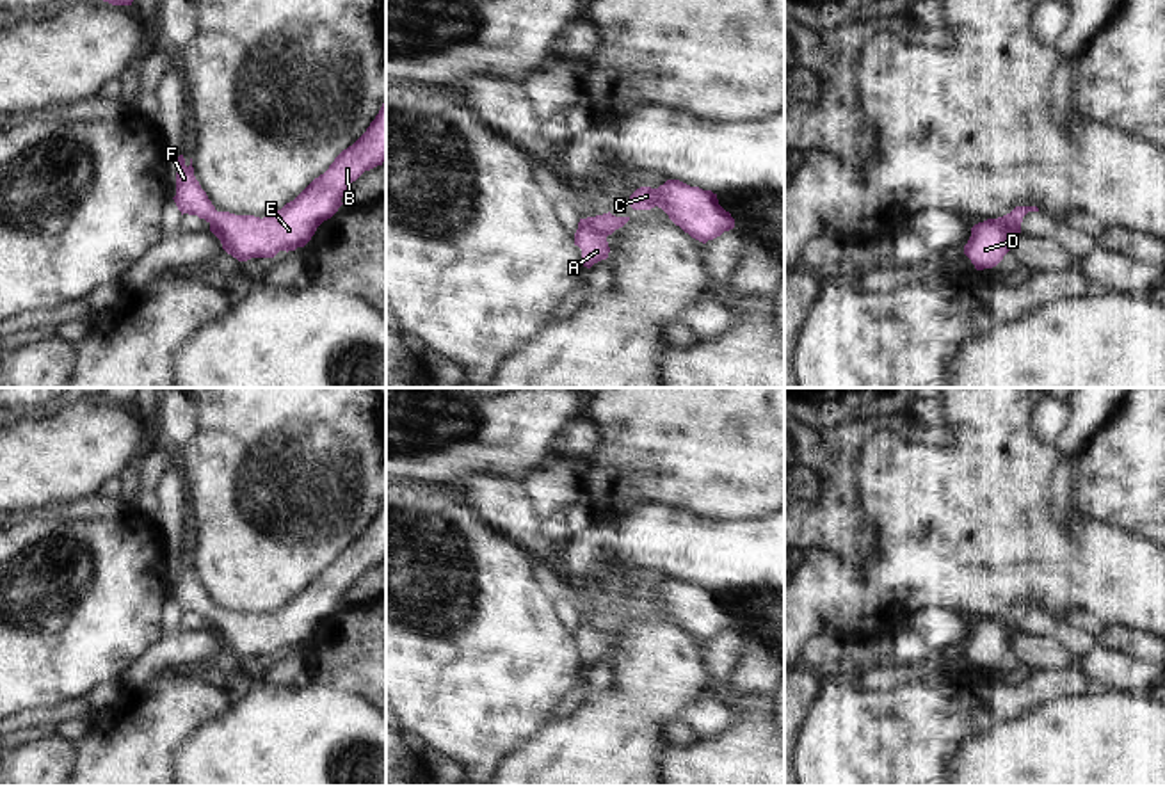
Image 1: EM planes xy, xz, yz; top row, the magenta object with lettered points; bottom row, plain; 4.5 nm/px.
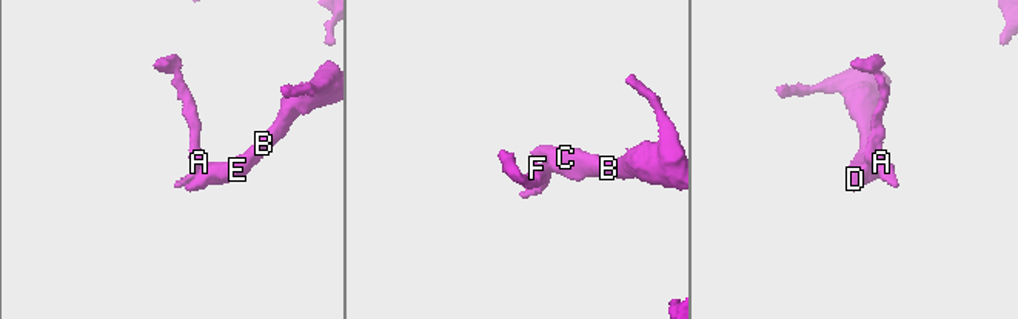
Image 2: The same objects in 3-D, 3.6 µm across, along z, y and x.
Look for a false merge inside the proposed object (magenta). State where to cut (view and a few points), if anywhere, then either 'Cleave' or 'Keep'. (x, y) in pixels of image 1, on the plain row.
No split. Keep.

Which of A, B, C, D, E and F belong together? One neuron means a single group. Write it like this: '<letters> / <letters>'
A B C D E F

